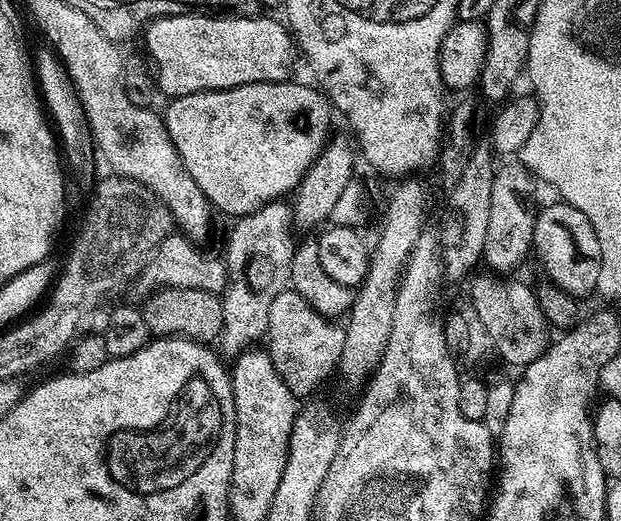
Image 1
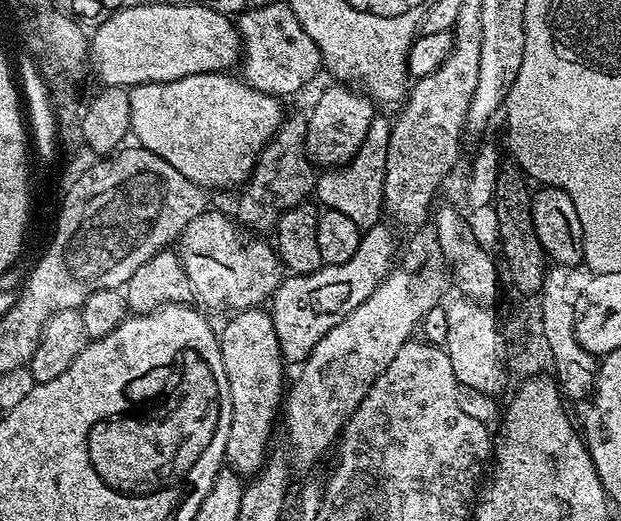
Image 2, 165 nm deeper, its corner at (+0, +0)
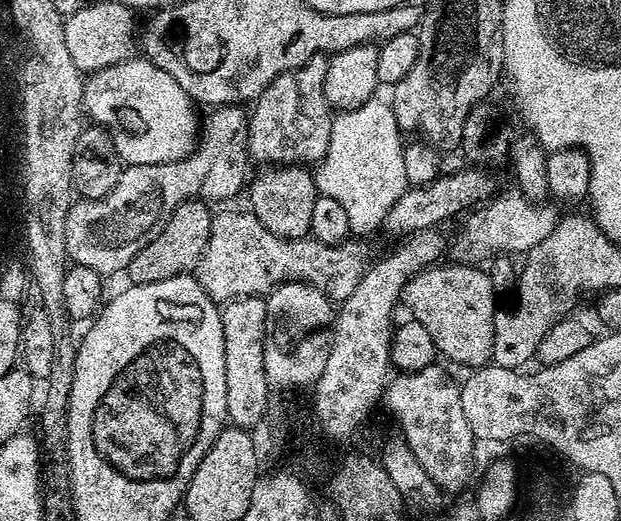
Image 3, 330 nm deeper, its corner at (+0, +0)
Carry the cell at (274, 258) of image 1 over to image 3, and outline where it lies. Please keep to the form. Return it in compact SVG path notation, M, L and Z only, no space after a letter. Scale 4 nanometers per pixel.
M323 55L315 56L310 62L274 78L266 90L254 102L256 109L251 109L248 118L248 155L253 161L261 160L264 166L283 166L298 164L301 166L316 166L324 159L330 146L330 134L334 119L333 109L326 98L326 70L328 60Z

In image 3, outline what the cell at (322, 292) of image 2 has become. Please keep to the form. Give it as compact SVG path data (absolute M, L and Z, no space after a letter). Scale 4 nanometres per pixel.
M471 166L464 168L461 172L452 172L440 175L437 180L423 186L412 186L403 192L390 206L382 225L383 231L388 231L395 238L405 238L416 230L425 230L425 228L434 225L443 225L443 220L448 220L451 216L459 217L477 206L497 195L496 180L491 176L491 171L485 170L480 166Z

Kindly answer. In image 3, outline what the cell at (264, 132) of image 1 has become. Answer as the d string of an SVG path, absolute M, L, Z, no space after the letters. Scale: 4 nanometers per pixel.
M147 58L123 60L120 64L91 73L84 85L84 110L93 125L102 126L111 136L116 155L125 165L169 164L175 160L185 160L198 147L202 124L198 116L196 120L197 105L188 97L188 92L182 90L182 86L178 86L170 74L166 74L166 70L150 63Z

